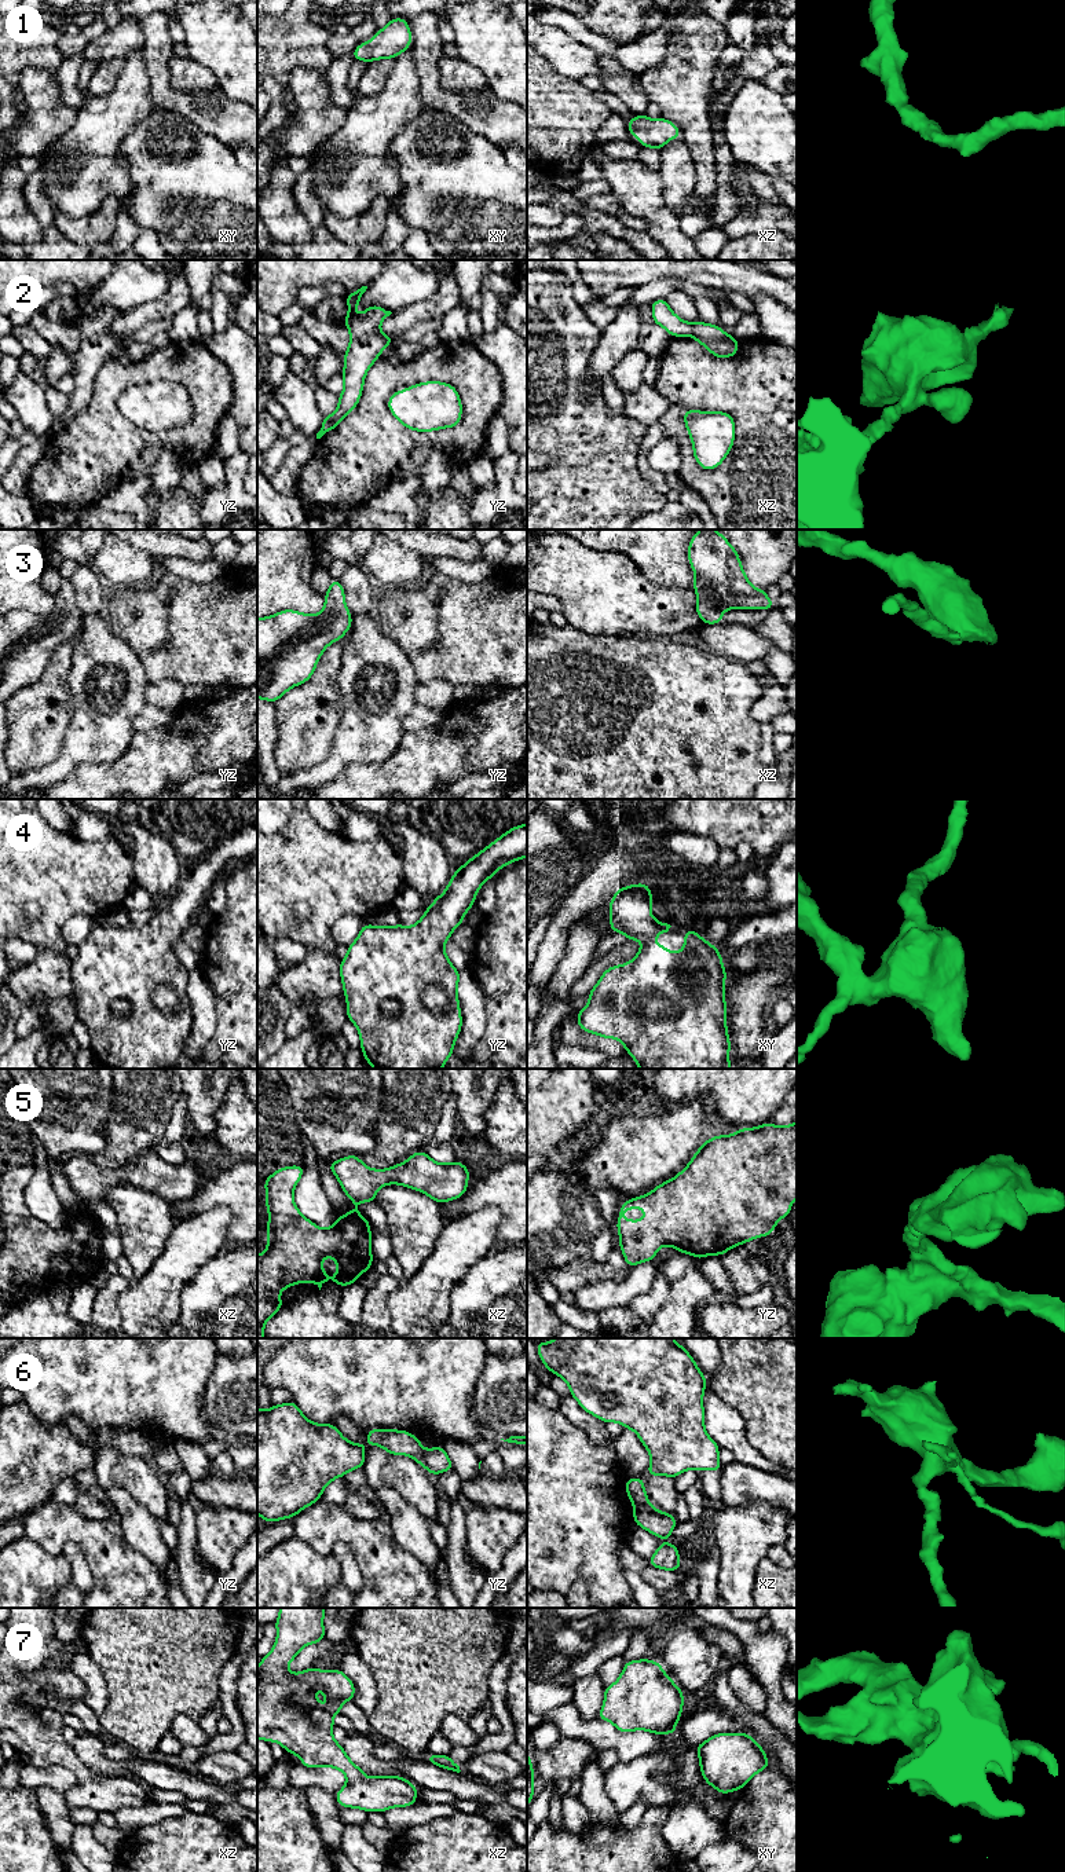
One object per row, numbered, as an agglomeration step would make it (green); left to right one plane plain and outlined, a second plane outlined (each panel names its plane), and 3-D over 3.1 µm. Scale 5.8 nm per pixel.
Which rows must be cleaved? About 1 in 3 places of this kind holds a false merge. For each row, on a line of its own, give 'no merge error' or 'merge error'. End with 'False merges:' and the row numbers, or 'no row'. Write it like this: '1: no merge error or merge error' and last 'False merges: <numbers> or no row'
1: no merge error
2: merge error
3: no merge error
4: no merge error
5: no merge error
6: merge error
7: merge error
False merges: 2, 6, 7

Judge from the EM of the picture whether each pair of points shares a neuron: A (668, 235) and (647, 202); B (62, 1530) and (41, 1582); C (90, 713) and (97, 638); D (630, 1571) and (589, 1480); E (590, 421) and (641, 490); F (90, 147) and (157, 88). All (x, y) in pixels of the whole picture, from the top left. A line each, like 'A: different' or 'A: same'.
A: same
B: different
C: same
D: different
E: same
F: different

